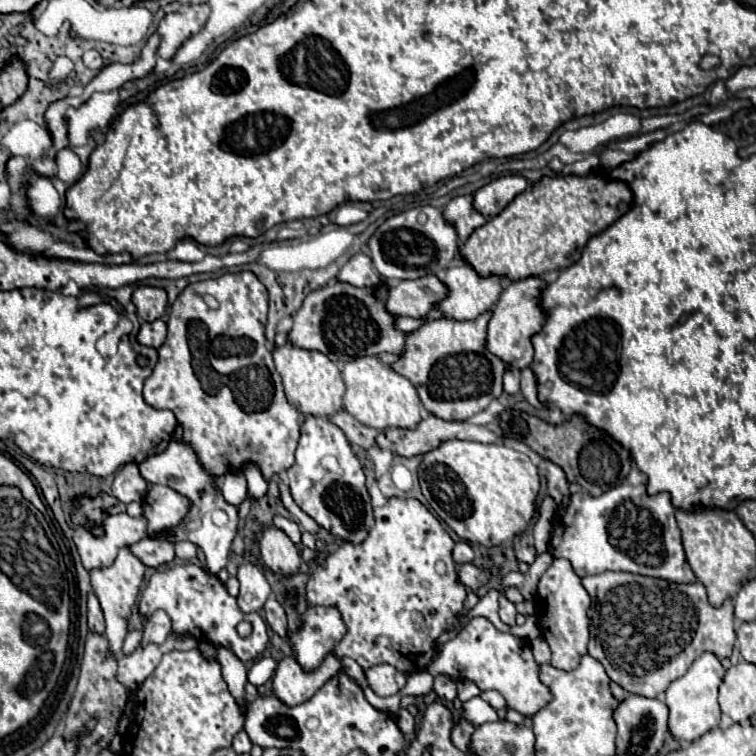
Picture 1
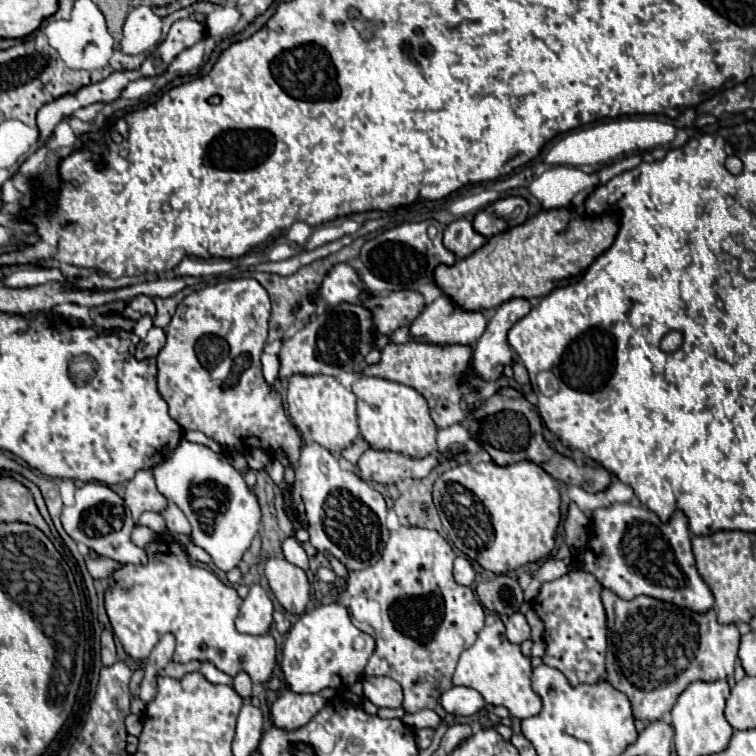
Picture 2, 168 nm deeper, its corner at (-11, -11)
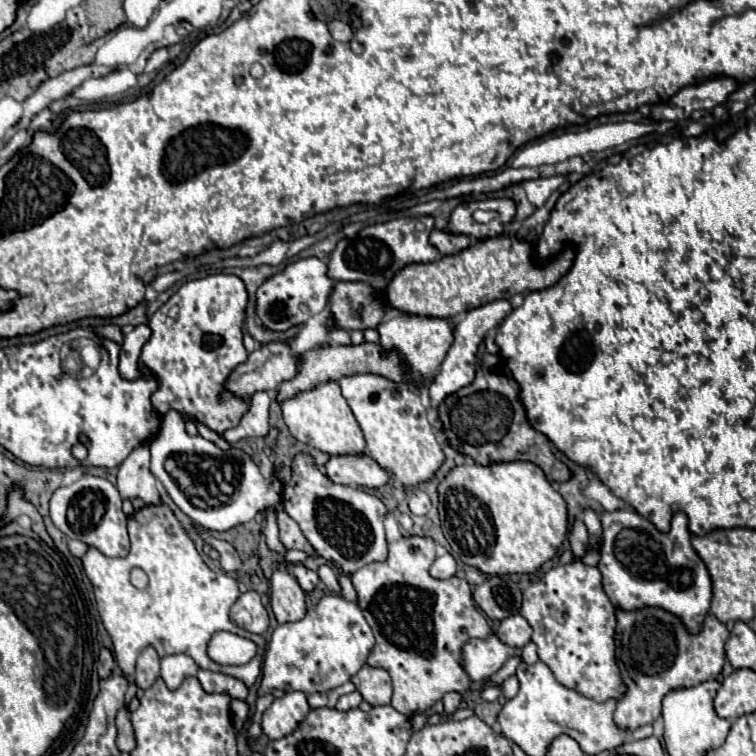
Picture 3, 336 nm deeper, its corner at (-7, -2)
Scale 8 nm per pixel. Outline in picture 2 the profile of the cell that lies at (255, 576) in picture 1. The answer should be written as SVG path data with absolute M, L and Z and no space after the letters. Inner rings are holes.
M253 584L249 588L247 598L243 600L237 616L237 630L243 634L267 634L269 626L273 622L273 602L269 594L259 586Z

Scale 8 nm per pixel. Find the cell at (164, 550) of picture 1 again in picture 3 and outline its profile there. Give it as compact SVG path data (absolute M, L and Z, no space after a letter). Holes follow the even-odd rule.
M83 475L69 487L59 487L51 497L49 517L69 539L79 539L99 549L107 557L125 557L131 549L127 533L127 515L121 509L121 495L113 483L103 477Z

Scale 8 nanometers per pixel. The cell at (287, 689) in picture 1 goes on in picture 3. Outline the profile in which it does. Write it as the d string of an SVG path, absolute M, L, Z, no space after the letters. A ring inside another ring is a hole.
M287 691L283 697L275 699L271 707L263 713L263 733L269 739L281 739L283 735L289 735L303 723L307 713L311 711L307 695L301 691Z

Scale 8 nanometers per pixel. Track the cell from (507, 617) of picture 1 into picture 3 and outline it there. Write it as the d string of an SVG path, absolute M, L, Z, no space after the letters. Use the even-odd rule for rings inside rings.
M519 613L509 615L507 619L501 621L497 629L497 637L511 647L525 647L525 643L531 639L531 625Z

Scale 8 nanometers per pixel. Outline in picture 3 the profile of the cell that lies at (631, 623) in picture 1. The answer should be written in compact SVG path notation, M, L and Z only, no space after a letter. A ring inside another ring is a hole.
M641 607L635 611L621 609L615 613L617 613L615 659L617 659L617 665L621 671L621 679L627 687L615 709L615 723L619 723L619 727L635 731L641 725L653 723L661 715L661 701L671 689L693 687L693 685L699 685L701 681L707 681L721 673L723 663L725 663L725 641L729 639L729 629L713 615L705 617L699 633L691 633L677 615L673 615L661 607Z

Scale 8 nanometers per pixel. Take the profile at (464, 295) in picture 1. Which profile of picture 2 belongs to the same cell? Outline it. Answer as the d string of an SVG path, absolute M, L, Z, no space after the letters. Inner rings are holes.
M439 296L433 304L423 308L423 312L411 322L409 326L409 336L415 342L427 342L427 344L439 344L439 346L451 346L451 344L465 344L473 346L475 340L483 334L487 326L485 314L483 312L465 312L459 306L455 306L447 296Z

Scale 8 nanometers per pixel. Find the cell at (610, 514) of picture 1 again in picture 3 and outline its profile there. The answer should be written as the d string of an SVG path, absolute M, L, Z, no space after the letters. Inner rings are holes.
M623 507L613 513L603 511L601 525L603 525L603 545L601 545L599 571L603 575L603 589L605 589L607 597L611 599L611 603L621 609L635 609L635 607L645 607L645 605L663 607L665 611L679 615L683 619L683 623L687 623L689 631L699 631L705 615L709 613L711 583L709 583L709 573L707 573L705 563L699 559L699 555L691 547L687 515L677 511L671 519L671 529L667 533L661 533L649 519L641 517L631 507Z

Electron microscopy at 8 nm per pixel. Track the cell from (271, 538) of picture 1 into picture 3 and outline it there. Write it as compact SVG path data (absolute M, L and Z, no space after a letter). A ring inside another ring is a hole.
M285 567L275 569L271 575L271 607L279 623L301 619L307 611L305 591Z

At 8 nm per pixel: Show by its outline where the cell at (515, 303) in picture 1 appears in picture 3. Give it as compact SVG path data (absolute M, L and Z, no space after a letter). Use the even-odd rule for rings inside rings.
M499 299L499 301L491 301L491 303L485 303L481 307L475 307L475 309L469 309L467 315L455 325L455 341L451 345L451 349L447 351L443 363L441 363L441 371L435 375L435 379L431 381L429 385L429 393L431 393L431 405L439 405L443 403L443 399L467 385L473 383L475 379L475 373L477 373L477 351L479 351L479 345L483 343L485 335L489 329L497 327L505 315L509 315L513 309L513 305L505 299Z

